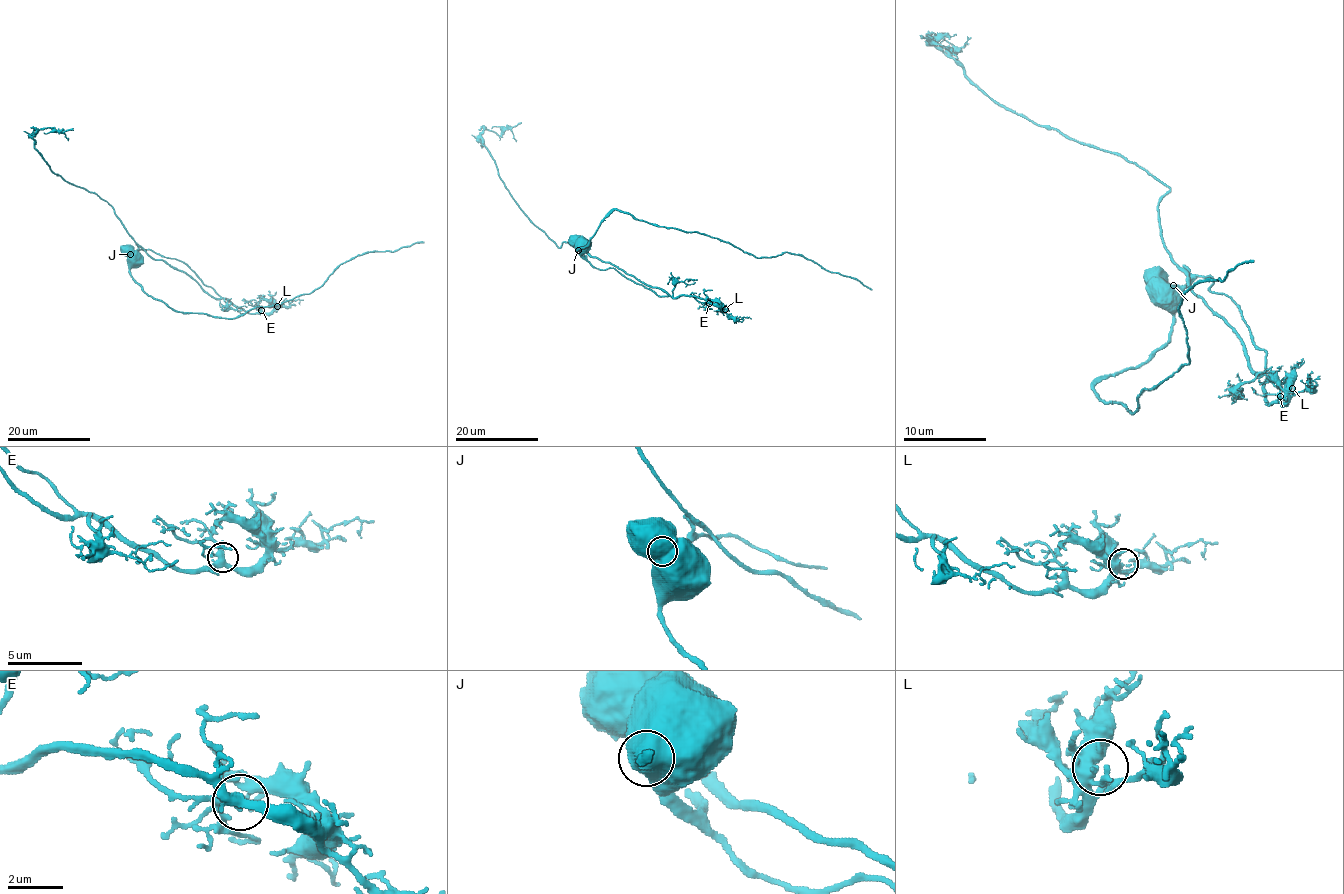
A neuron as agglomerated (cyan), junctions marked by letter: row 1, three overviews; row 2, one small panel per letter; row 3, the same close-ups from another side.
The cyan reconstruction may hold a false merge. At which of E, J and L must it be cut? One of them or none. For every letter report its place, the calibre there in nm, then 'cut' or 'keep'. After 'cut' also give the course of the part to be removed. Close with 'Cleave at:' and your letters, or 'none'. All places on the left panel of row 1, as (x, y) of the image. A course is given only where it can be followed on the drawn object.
E: (261, 310) | 340 nm | keep
J: (130, 254) | 900 nm | cut | (130, 253), (177, 259), (220, 297), (150, 256), (111, 206), (51, 169), (33, 136), (51, 127), (68, 140)
L: (277, 306) | 400 nm | keep
Cleave at: J

